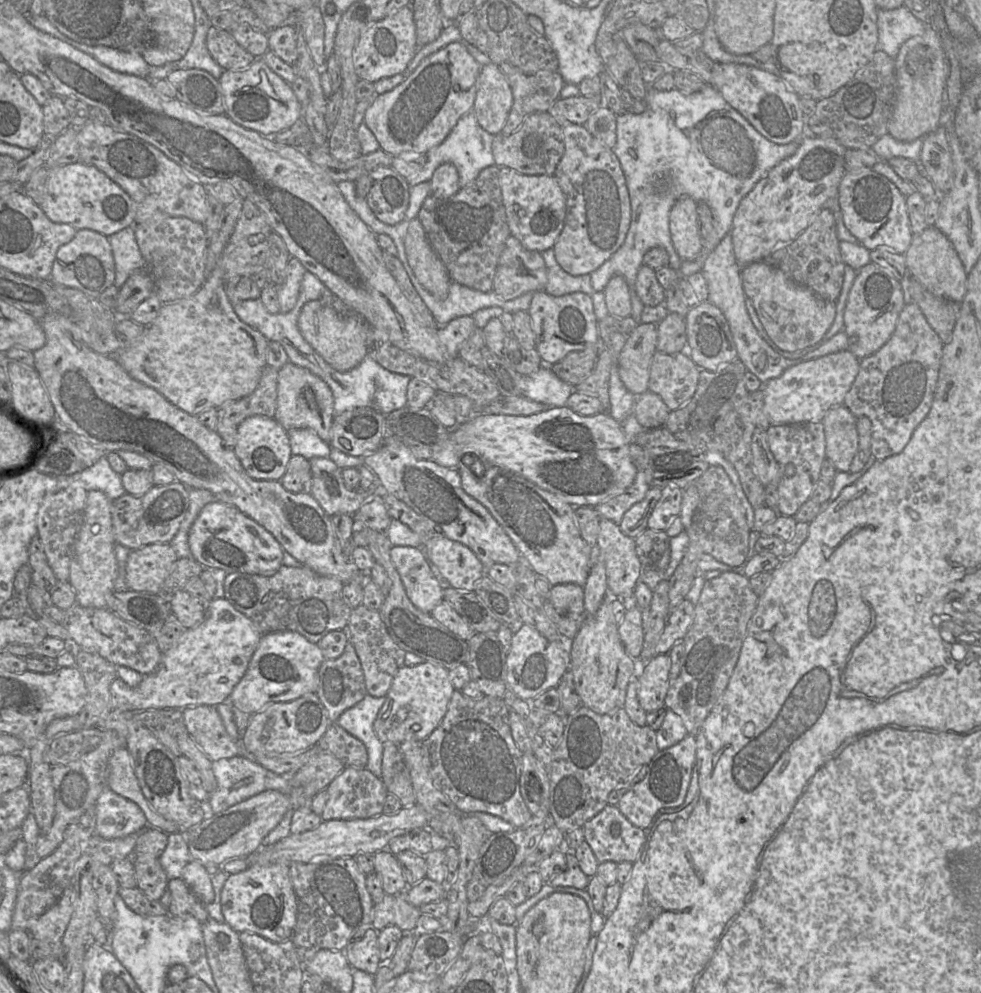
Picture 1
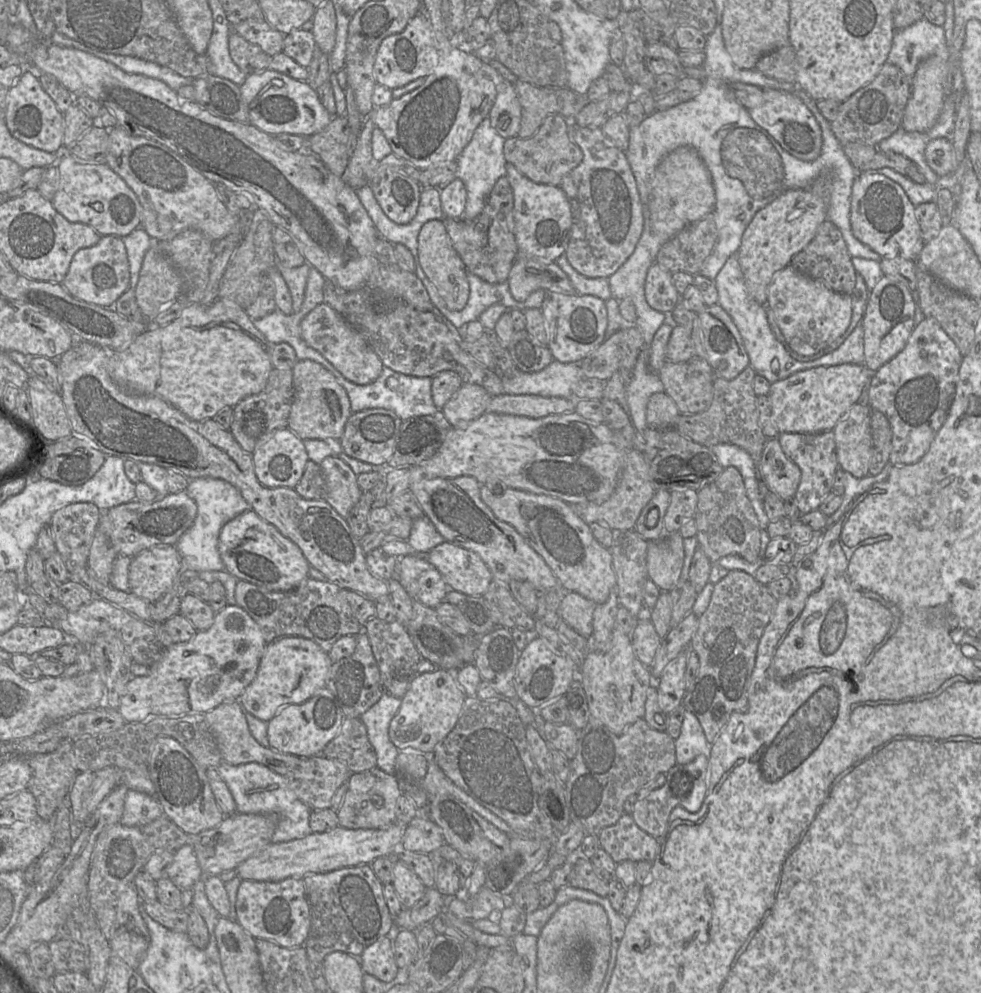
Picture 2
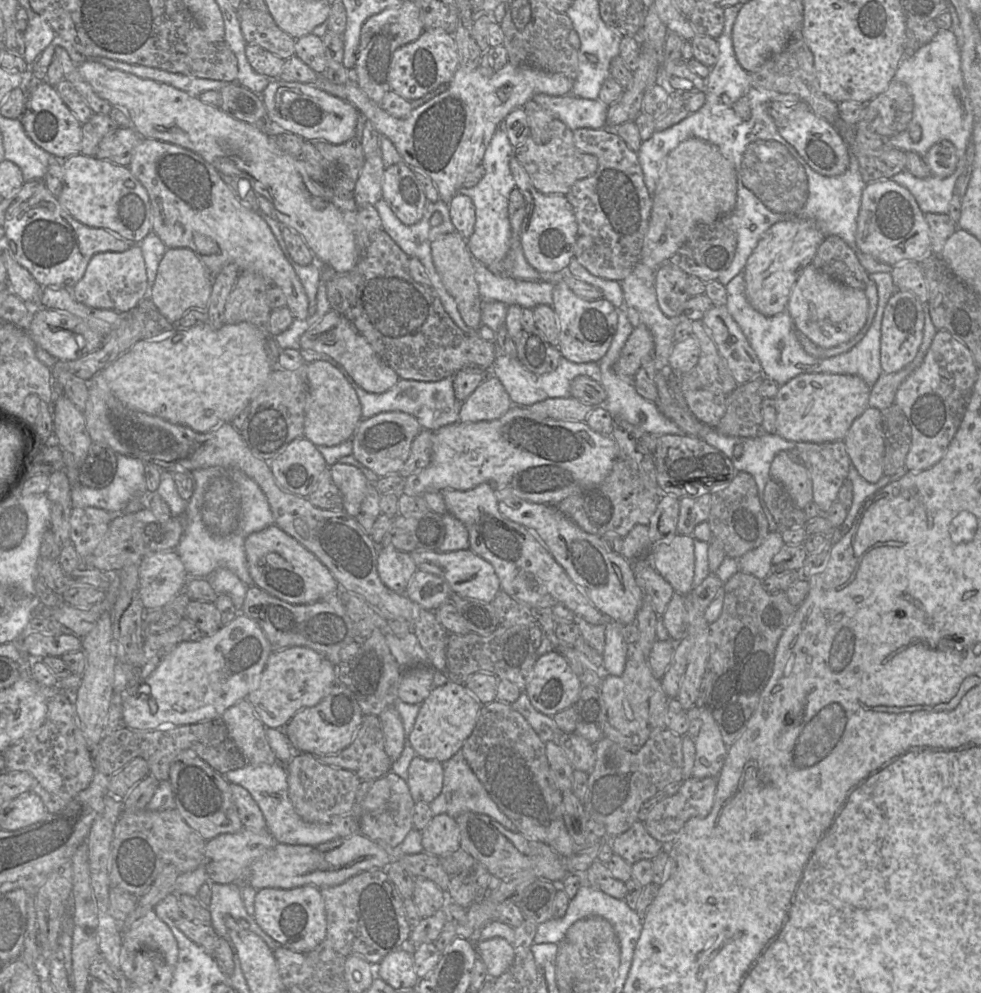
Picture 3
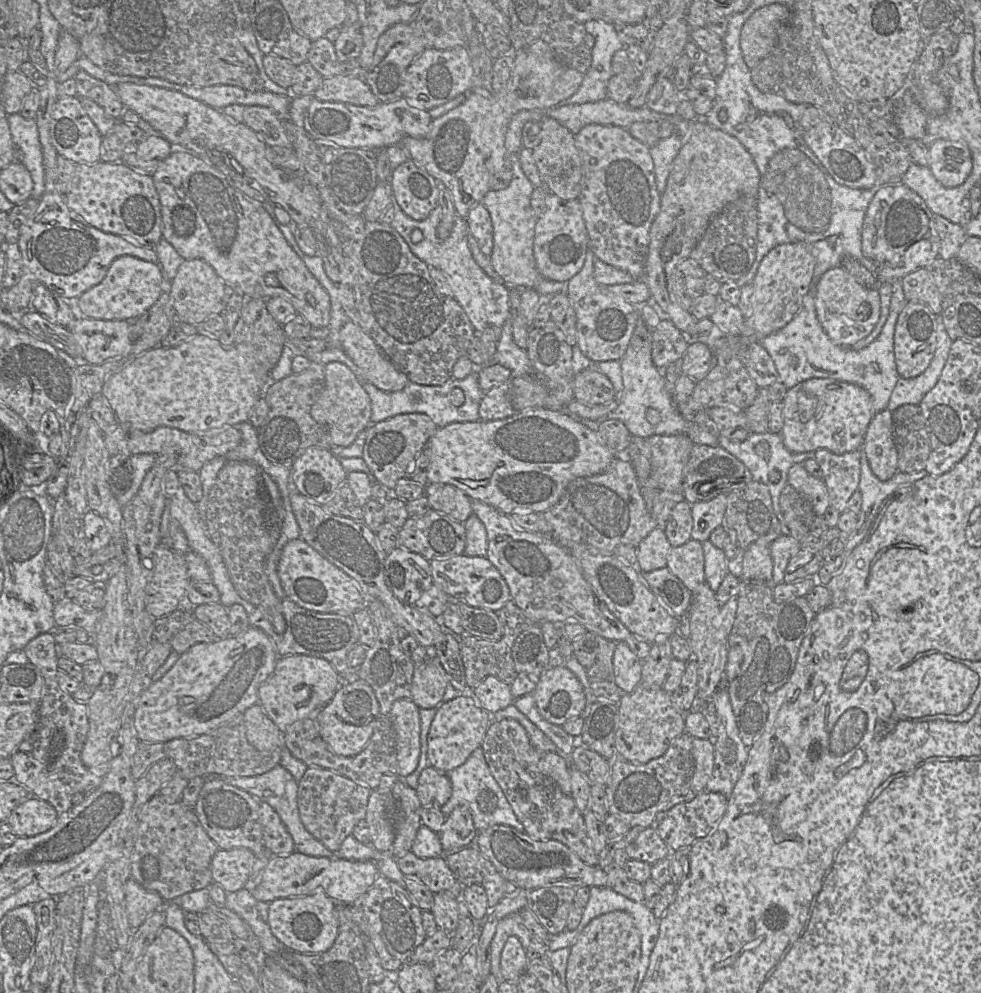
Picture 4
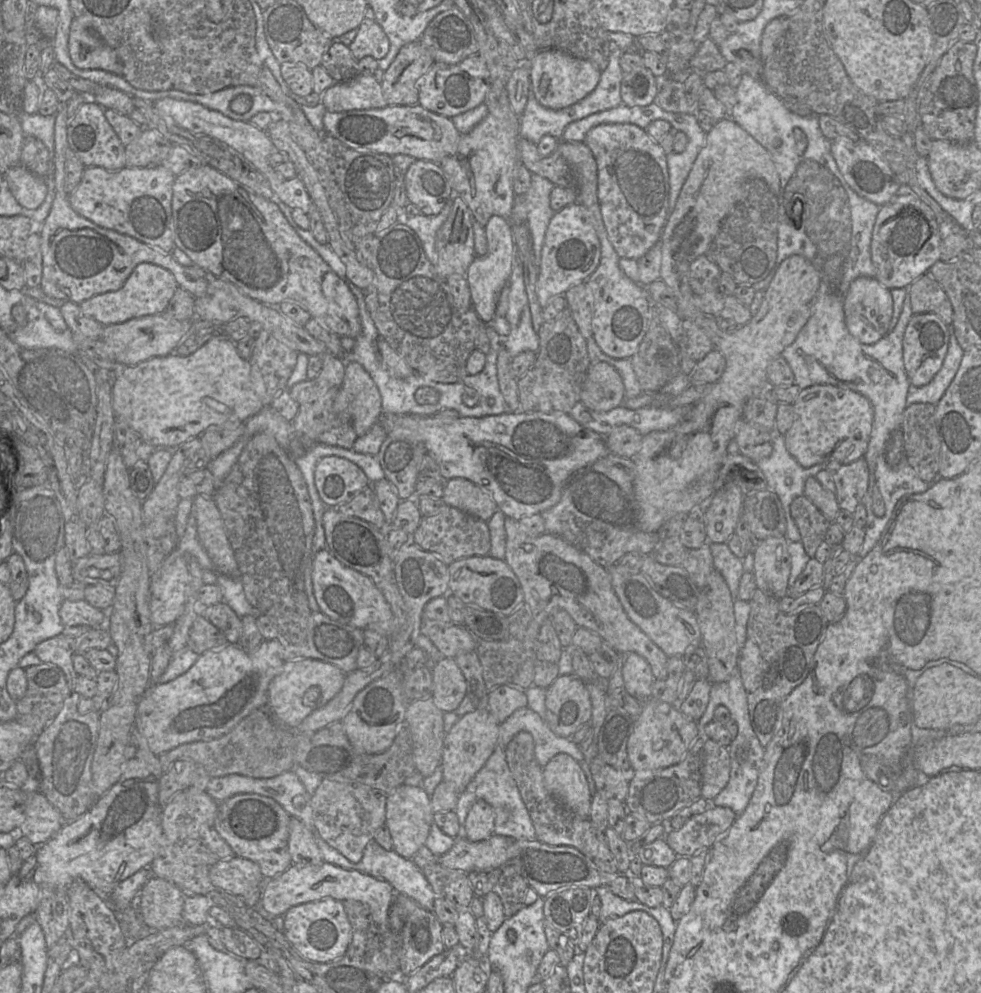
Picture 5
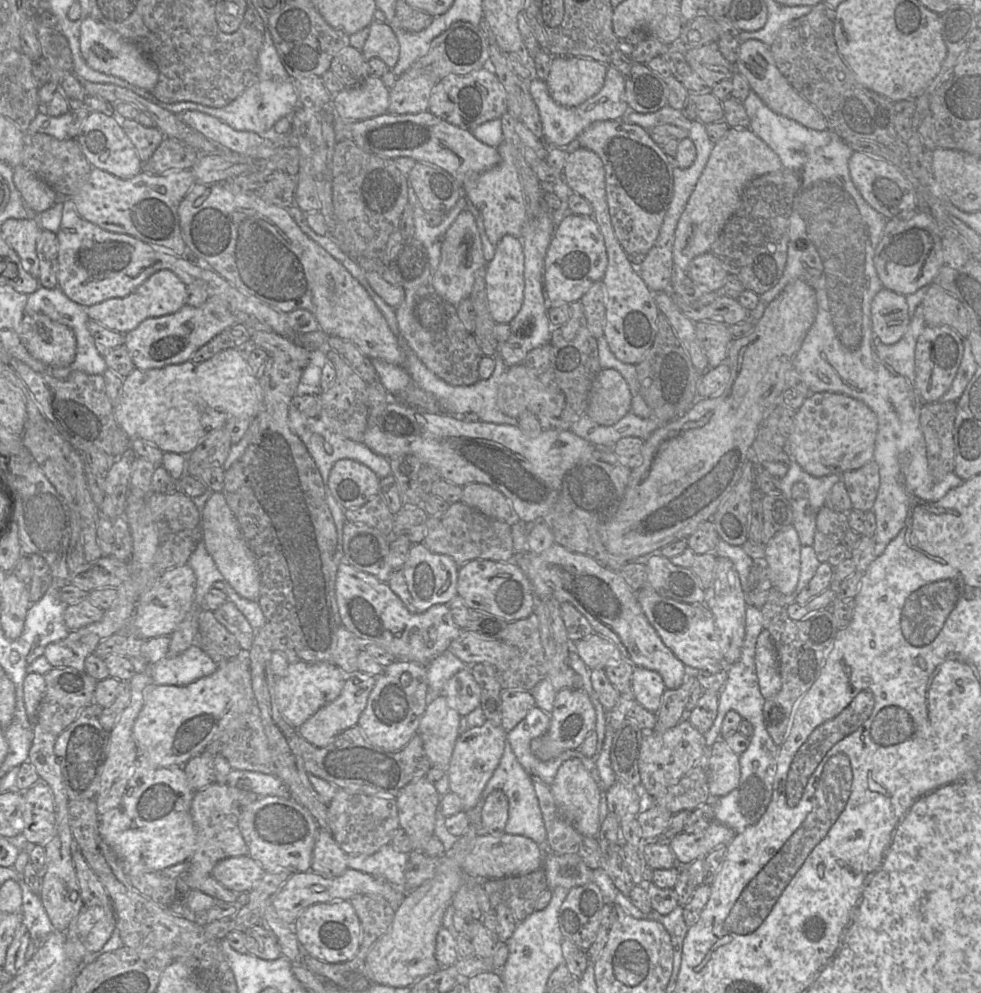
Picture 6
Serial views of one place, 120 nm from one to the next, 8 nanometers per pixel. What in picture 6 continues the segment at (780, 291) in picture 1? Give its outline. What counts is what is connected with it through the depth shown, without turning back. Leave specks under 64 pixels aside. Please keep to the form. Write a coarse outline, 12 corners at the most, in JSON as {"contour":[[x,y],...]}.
{"contour":[[882,288],[871,302],[873,332],[897,343],[911,316],[905,296]]}

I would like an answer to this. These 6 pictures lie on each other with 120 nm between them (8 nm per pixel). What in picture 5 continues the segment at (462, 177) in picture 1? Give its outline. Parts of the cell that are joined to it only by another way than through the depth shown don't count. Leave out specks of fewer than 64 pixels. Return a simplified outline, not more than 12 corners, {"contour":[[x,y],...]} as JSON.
{"contour":[[532,174],[529,189],[515,195],[511,226],[527,223],[539,262],[555,214],[554,187]]}

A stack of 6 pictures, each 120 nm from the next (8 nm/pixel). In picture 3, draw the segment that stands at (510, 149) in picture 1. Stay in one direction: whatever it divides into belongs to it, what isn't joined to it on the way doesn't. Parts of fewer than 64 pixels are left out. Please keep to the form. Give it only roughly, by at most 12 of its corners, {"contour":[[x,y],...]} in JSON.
{"contour":[[549,119],[514,157],[534,187],[566,196],[597,169],[573,131]]}

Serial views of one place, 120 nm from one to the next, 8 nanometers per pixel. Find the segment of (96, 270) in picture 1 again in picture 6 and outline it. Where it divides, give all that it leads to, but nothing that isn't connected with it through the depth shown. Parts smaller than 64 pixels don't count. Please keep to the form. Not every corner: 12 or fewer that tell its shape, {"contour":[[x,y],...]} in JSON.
{"contour":[[159,270],[125,297],[87,307],[89,318],[126,334],[179,311],[186,284]]}

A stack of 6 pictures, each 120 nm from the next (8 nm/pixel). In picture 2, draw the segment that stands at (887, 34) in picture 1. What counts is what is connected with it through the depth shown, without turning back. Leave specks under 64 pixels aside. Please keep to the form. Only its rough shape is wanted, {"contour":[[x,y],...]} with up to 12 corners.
{"contour":[[922,19],[895,31],[887,62],[912,80],[947,51],[943,27]]}

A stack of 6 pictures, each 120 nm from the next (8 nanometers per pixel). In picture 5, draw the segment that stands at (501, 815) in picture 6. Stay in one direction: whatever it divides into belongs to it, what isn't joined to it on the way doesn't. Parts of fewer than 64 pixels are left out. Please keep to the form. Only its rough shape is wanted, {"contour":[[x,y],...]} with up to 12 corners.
{"contour":[[481,799],[470,808],[462,835],[482,841],[494,835],[494,809]]}

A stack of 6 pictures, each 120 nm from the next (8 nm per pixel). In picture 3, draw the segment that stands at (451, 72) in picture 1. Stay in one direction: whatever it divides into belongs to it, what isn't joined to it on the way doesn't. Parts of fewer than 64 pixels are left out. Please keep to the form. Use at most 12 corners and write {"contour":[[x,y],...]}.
{"contour":[[509,63],[460,67],[404,119],[357,83],[315,85],[355,106],[448,204],[494,133],[574,79]]}

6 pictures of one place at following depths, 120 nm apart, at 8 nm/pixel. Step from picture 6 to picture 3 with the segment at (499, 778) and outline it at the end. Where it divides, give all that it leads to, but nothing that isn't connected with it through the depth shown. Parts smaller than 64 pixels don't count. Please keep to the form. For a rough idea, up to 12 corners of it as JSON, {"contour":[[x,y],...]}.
{"contour":[[460,752],[443,762],[434,816],[483,814],[518,828],[491,799]]}

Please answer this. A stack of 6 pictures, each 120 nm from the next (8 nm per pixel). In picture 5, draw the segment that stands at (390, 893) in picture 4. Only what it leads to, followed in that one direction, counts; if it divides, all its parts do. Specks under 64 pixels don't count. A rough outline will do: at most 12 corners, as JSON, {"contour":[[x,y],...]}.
{"contour":[[395,894],[389,928],[400,931],[400,974],[442,953],[433,912]]}

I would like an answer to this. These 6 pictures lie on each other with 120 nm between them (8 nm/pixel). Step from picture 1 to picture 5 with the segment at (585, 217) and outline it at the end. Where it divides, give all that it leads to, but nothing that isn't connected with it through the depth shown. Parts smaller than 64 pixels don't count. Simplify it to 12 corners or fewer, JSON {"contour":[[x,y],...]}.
{"contour":[[601,124],[597,164],[607,237],[639,260],[668,217],[667,155],[645,129]]}

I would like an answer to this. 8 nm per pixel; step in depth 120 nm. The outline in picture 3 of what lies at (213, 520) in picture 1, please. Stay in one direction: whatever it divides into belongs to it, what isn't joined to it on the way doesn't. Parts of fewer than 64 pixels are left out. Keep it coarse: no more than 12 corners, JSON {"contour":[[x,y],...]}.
{"contour":[[276,525],[245,538],[253,585],[290,604],[341,588]]}

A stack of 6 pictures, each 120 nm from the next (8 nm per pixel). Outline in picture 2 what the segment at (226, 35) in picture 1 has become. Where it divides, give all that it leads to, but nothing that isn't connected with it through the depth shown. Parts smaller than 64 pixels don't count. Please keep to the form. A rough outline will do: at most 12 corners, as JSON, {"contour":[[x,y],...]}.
{"contour":[[233,31],[231,59],[247,75],[269,69],[272,56]]}

